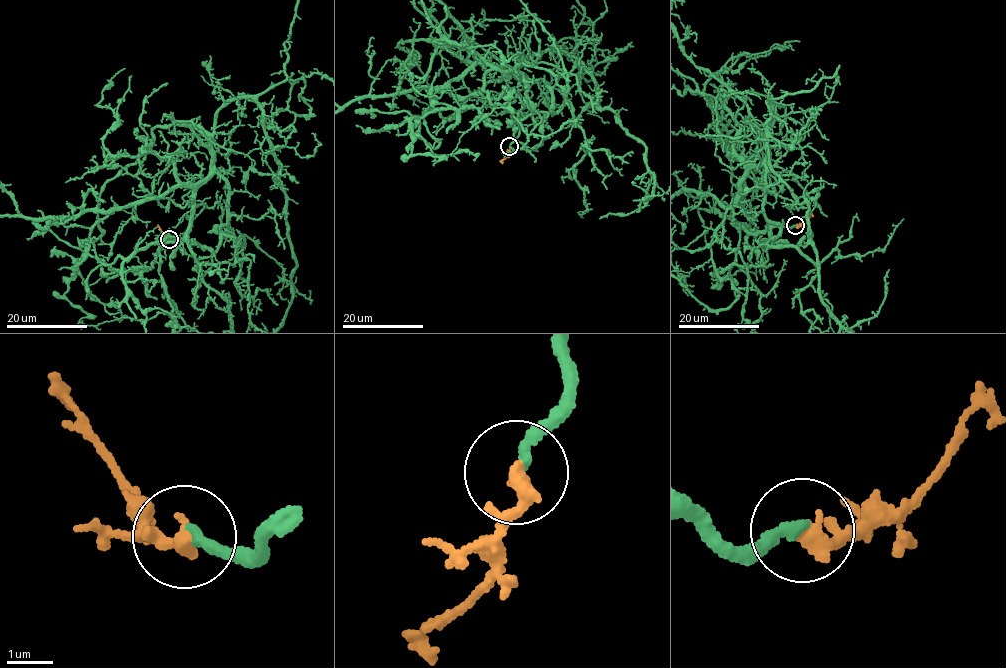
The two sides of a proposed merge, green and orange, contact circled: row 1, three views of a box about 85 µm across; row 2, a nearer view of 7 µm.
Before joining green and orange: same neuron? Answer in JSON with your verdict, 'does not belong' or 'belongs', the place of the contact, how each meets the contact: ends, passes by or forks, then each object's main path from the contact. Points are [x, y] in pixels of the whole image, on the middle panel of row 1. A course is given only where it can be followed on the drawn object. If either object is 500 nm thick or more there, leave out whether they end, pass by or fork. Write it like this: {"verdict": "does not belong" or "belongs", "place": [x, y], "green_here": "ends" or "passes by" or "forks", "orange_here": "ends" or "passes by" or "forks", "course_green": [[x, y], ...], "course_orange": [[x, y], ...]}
{"verdict": "belongs", "place": [509, 146], "green_here": "ends", "orange_here": "ends", "course_orange": [[509, 146], [502, 163]]}

